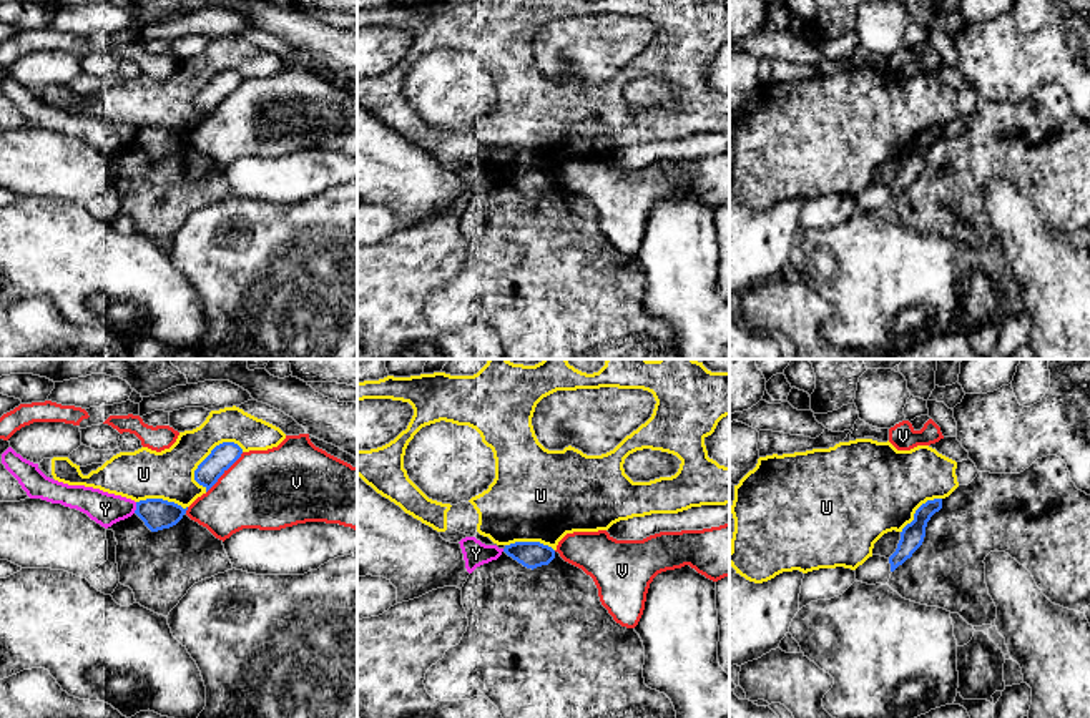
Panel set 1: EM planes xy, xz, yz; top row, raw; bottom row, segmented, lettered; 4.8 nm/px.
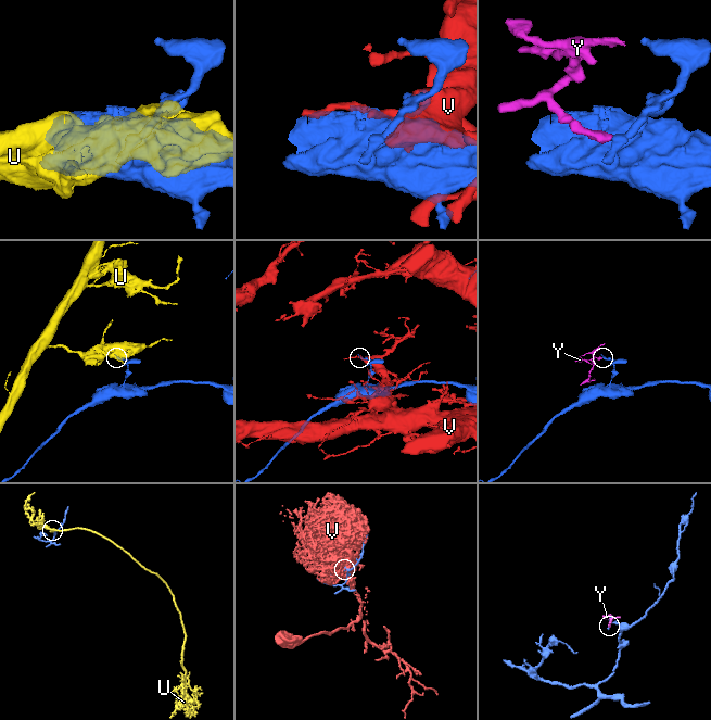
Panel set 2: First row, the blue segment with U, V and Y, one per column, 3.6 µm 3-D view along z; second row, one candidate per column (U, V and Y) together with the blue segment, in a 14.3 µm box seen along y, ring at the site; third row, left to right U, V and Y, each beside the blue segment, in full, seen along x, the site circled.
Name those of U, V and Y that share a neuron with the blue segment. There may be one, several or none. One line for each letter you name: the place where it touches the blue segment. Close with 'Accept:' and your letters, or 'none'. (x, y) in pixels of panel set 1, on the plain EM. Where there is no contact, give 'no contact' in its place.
Accept: none

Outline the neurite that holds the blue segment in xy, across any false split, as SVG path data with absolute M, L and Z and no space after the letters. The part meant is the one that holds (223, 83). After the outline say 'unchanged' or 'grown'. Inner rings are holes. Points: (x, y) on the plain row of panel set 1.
M223 70L216 73L194 98L194 108L208 120L218 110L218 106L241 85L241 81L243 76L234 70Z | unchanged

